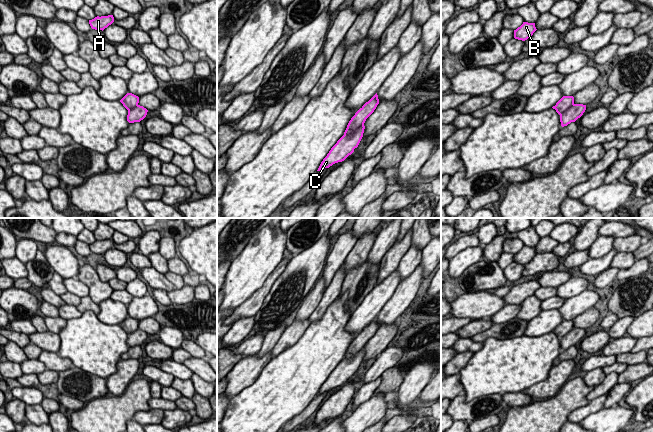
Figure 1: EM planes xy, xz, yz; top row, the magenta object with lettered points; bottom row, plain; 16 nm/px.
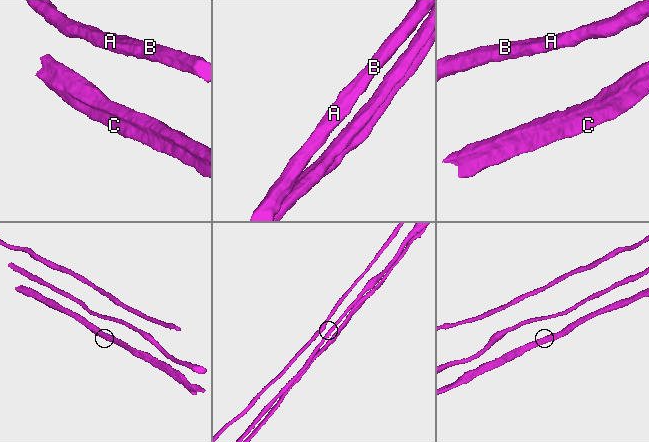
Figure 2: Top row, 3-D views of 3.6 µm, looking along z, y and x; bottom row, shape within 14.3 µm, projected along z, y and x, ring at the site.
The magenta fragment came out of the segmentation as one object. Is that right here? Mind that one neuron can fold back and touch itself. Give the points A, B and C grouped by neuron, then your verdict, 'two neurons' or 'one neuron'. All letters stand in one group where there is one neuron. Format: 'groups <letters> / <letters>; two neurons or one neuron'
groups A B / C; two neurons

